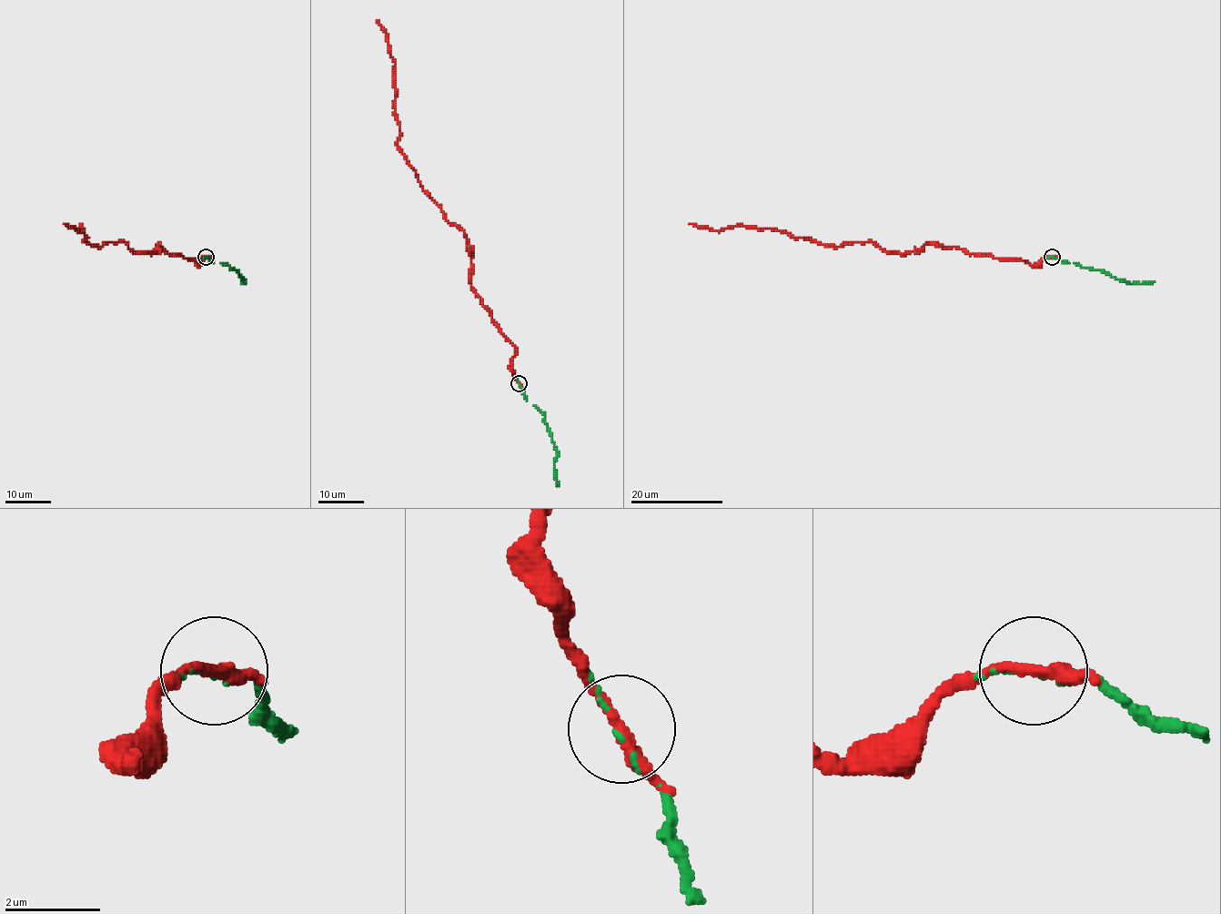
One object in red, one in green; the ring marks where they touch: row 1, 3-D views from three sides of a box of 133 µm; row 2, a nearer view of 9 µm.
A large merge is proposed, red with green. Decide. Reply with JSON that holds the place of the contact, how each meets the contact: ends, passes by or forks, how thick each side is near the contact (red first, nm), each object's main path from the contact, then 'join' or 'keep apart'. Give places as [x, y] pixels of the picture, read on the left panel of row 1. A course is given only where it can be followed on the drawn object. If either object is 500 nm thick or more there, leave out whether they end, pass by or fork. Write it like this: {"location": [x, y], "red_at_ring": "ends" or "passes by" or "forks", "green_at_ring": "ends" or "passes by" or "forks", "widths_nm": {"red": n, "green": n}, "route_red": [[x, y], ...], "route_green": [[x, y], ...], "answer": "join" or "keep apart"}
{"location": [206, 257], "red_at_ring": "passes by", "green_at_ring": "passes by", "widths_nm": {"red": 260, "green": 40}, "route_red": [[206, 257], [197, 265], [158, 242], [152, 254], [123, 241], [96, 248], [63, 223]], "route_green": [[206, 257], [214, 263], [226, 263], [238, 272], [243, 279], [241, 283], [245, 280]], "answer": "join"}

